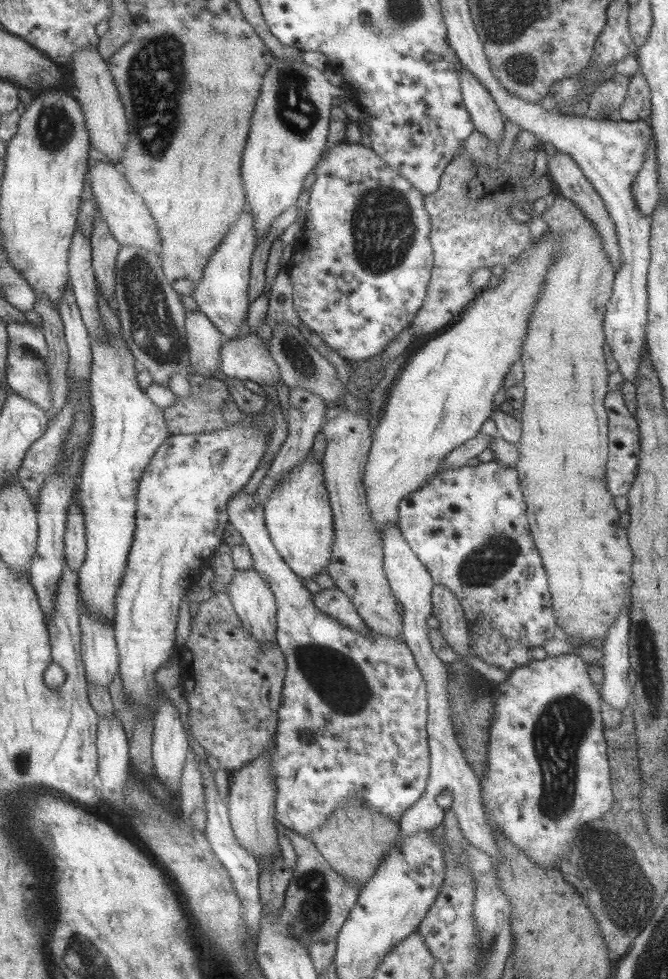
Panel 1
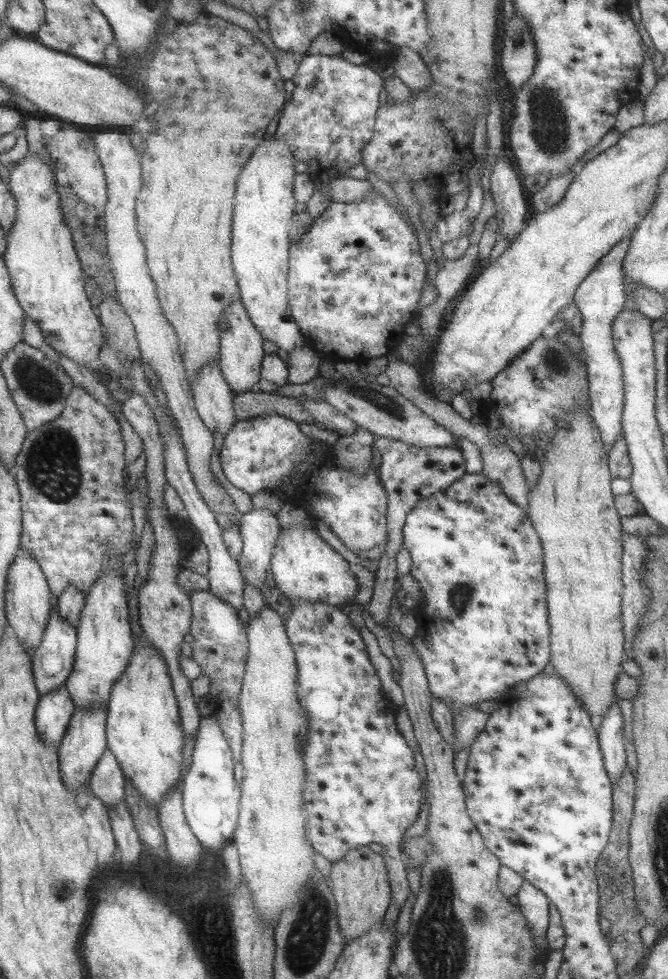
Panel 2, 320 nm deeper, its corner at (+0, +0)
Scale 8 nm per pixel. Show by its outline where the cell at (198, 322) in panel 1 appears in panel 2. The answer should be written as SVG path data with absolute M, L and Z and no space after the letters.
M217 361L199 371L190 390L195 411L205 429L211 435L220 434L224 438L236 422L232 408L235 394L231 393L229 385L220 373Z

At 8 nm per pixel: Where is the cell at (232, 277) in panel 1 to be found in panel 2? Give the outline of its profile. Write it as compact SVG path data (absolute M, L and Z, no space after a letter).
M240 299L234 300L224 312L227 329L220 332L220 352L217 360L220 373L229 385L231 393L243 393L252 391L260 378L260 366L263 358L262 336L251 324Z

